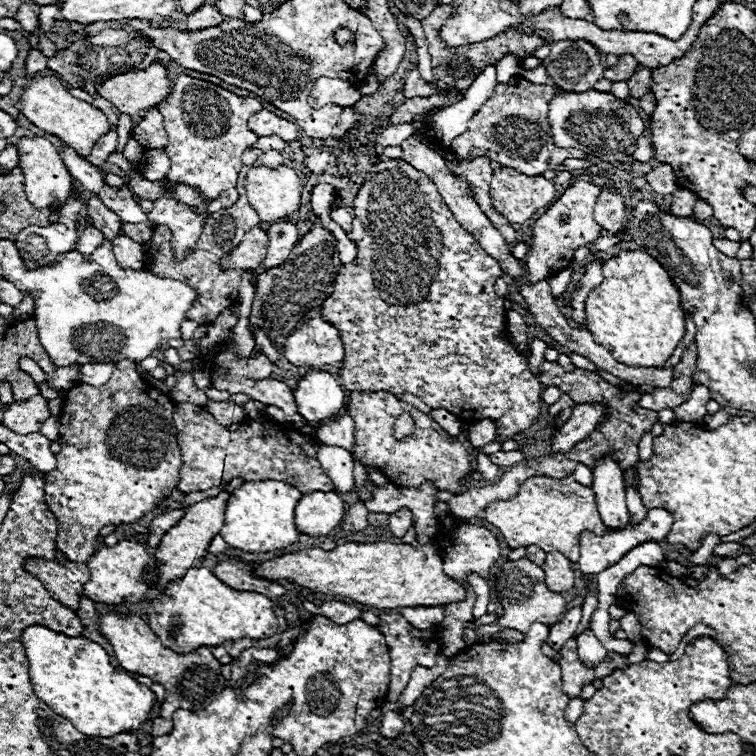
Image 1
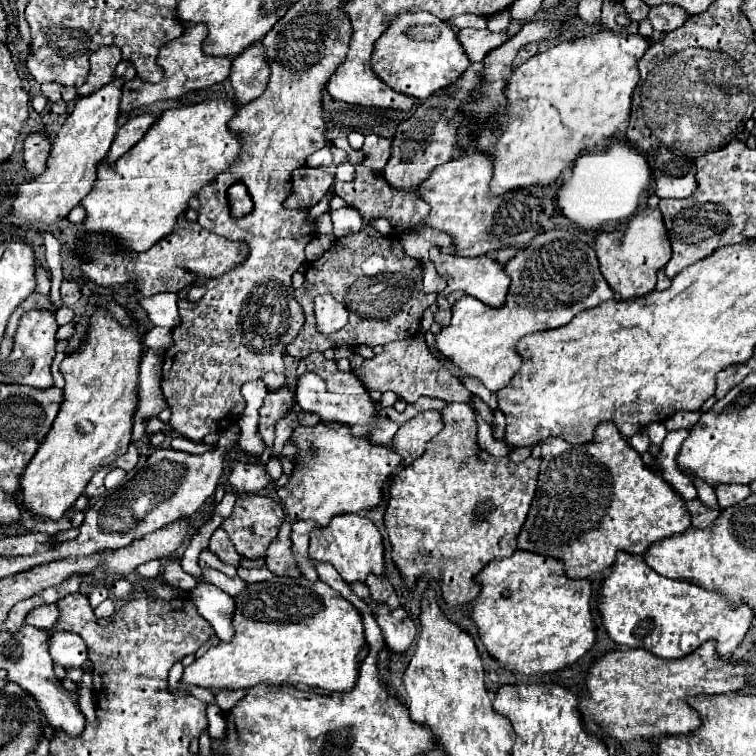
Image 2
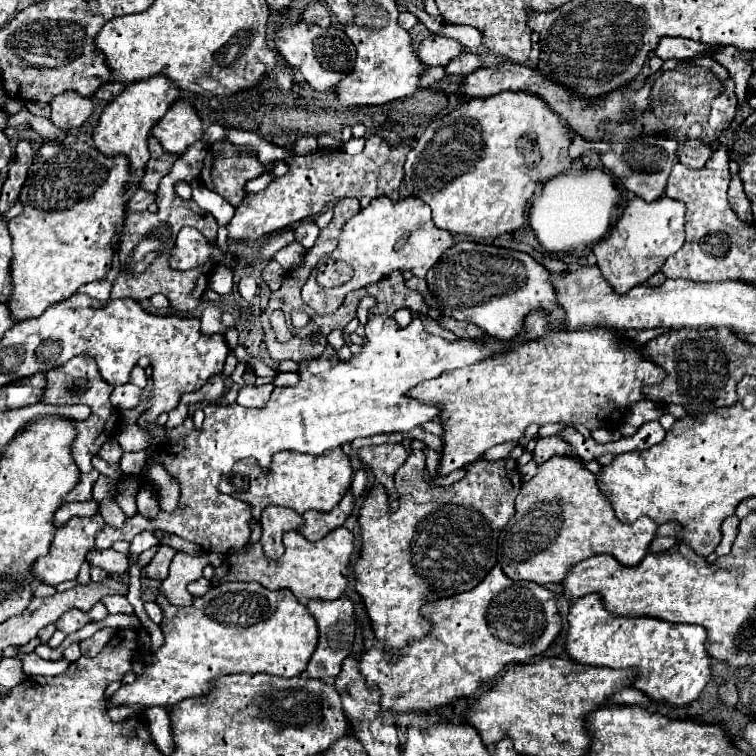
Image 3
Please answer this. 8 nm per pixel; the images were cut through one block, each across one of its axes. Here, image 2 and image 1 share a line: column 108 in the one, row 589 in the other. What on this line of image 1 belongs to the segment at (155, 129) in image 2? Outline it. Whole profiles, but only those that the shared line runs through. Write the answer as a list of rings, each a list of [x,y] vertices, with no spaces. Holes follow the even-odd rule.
[[[190,568],[184,578],[172,582],[160,592],[158,600],[146,610],[148,626],[160,642],[174,652],[190,652],[198,646],[220,646],[224,640],[266,638],[278,628],[272,600],[258,592],[232,590],[220,582],[208,568]]]

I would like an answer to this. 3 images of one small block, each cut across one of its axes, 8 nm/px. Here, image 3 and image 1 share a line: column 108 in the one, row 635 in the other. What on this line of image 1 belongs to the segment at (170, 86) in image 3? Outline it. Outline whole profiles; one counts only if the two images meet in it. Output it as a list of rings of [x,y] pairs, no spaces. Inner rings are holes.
[[[106,612],[100,618],[98,628],[100,628],[100,634],[112,644],[112,648],[116,652],[116,660],[120,662],[120,668],[152,678],[154,682],[158,682],[166,688],[166,694],[172,694],[172,696],[164,698],[164,704],[162,704],[158,716],[154,718],[154,724],[150,730],[152,736],[162,736],[162,734],[172,732],[174,710],[184,708],[190,712],[198,712],[204,706],[208,706],[220,690],[226,688],[226,680],[220,674],[222,664],[212,656],[212,652],[206,646],[200,646],[188,654],[176,654],[172,650],[166,650],[160,644],[158,636],[136,614],[120,616],[114,612]]]

